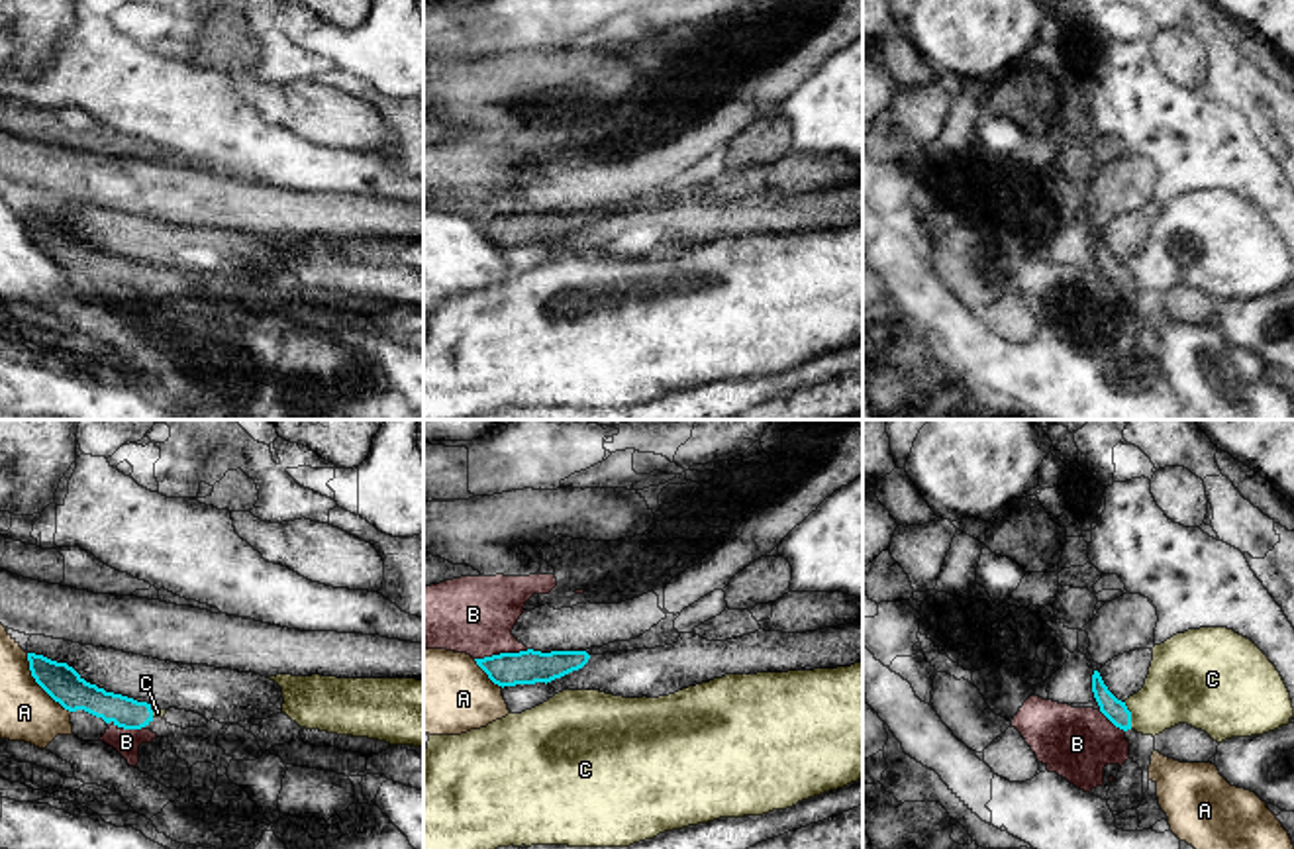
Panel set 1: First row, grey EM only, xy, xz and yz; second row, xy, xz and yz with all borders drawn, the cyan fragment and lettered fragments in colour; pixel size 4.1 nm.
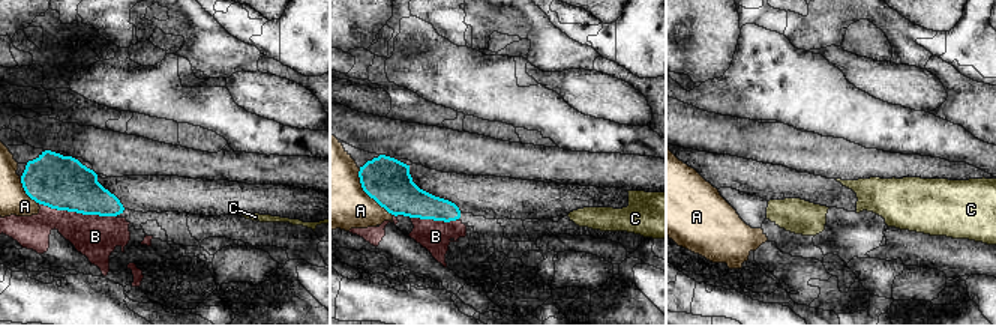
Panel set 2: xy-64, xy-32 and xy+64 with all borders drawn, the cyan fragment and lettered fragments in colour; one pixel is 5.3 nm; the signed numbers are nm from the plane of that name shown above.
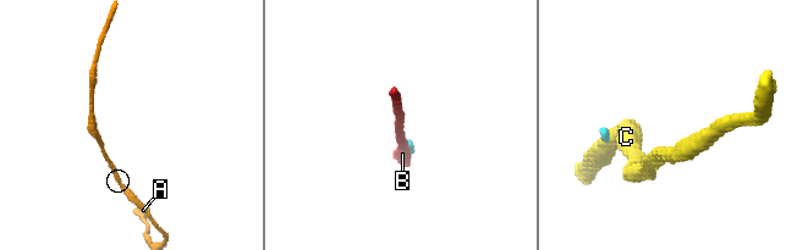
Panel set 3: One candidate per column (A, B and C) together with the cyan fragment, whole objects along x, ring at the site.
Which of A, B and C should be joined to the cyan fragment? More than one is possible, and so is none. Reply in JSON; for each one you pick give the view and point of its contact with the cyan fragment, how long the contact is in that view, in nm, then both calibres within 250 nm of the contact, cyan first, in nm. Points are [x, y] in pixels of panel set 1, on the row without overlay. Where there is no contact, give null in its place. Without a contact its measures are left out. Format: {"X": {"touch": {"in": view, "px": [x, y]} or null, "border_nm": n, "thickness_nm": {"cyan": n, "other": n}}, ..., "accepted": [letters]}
{"accepted": []}

